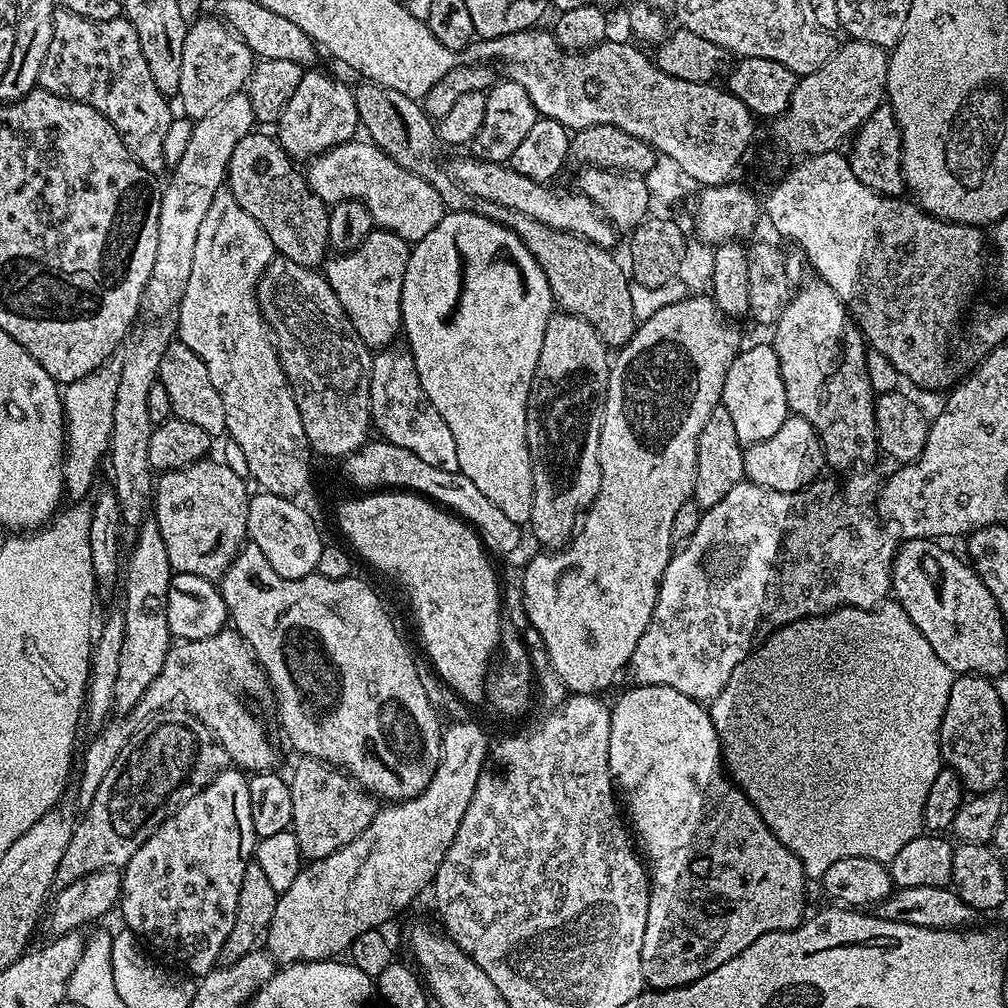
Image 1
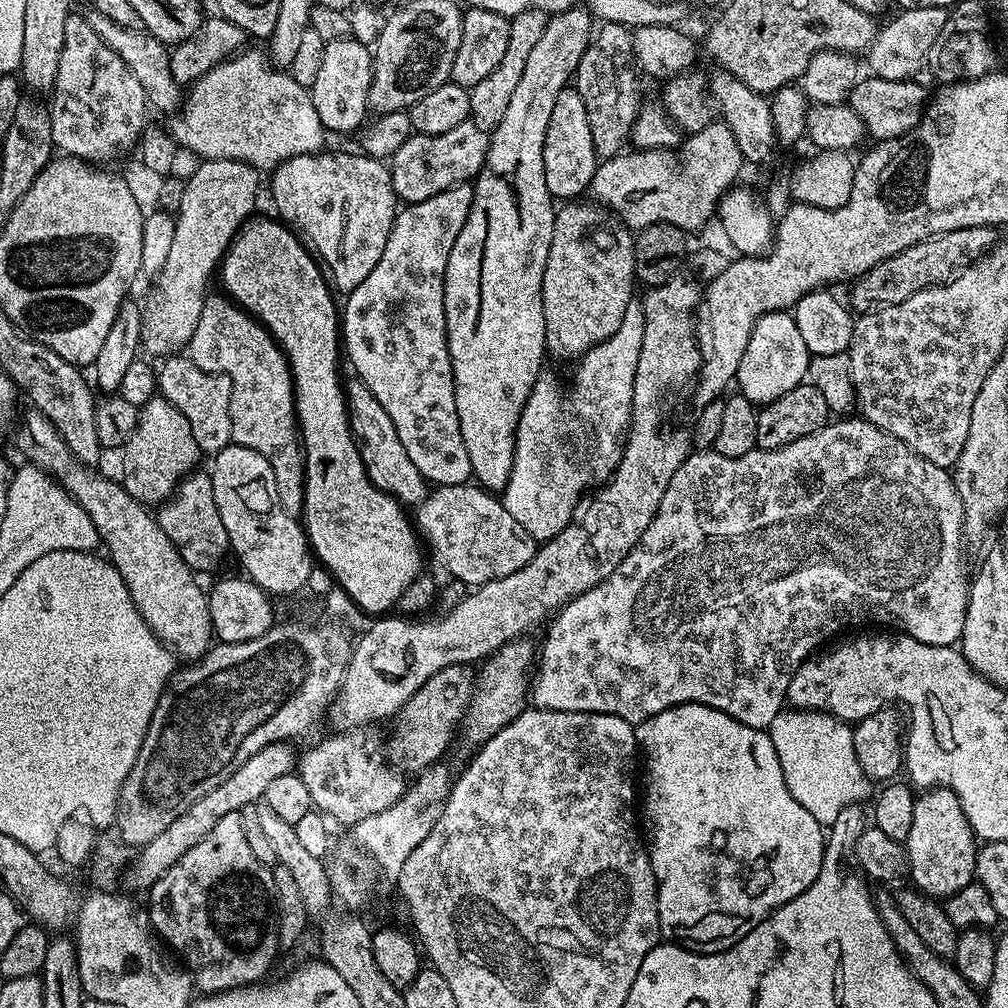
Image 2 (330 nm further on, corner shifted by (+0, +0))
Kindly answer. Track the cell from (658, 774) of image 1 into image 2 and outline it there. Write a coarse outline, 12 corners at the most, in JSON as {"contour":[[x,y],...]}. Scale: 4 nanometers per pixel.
{"contour":[[635,725],[661,937],[724,952],[816,881],[774,742]]}

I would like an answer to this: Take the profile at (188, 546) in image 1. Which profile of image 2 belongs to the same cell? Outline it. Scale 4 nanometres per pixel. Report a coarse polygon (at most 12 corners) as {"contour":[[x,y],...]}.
{"contour":[[140,408],[122,455],[124,488],[163,504],[202,459],[178,409]]}

